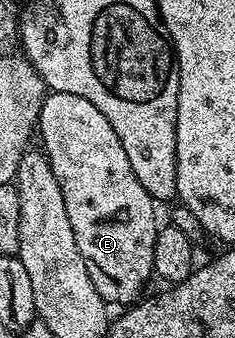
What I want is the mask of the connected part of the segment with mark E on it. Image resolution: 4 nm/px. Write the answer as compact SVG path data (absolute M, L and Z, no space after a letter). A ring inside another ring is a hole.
M49 92L41 105L39 138L40 134L40 145L49 158L51 172L55 172L59 180L59 188L67 204L67 216L75 232L75 244L79 244L79 252L91 276L91 284L95 284L99 296L107 304L118 302L121 308L125 308L136 303L144 295L141 293L149 278L154 277L155 236L159 229L158 207L147 188L139 184L135 172L131 172L131 160L127 160L127 152L123 152L123 144L119 144L119 136L115 136L111 120L107 120L107 116L103 116L103 112L99 112L91 100L83 100L83 96Z

